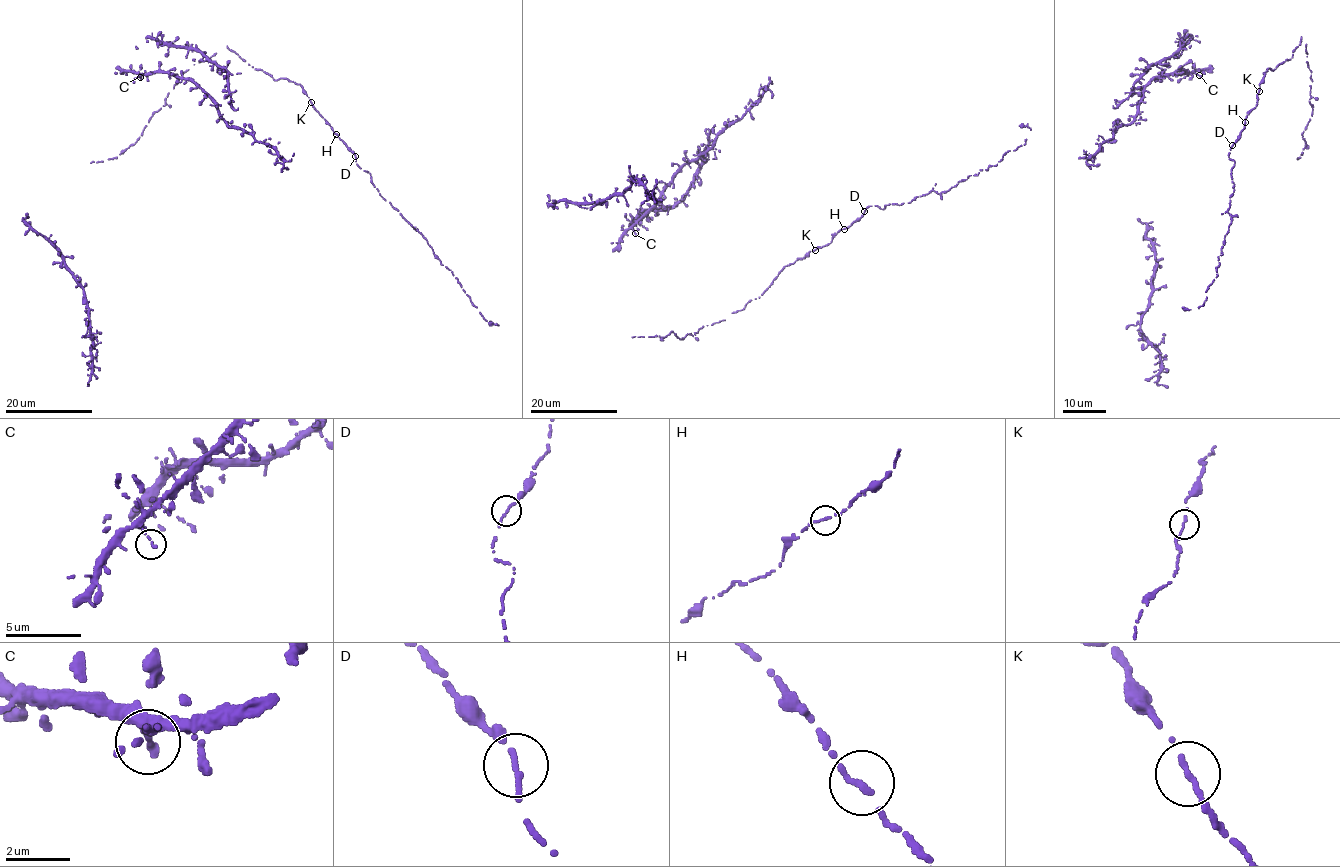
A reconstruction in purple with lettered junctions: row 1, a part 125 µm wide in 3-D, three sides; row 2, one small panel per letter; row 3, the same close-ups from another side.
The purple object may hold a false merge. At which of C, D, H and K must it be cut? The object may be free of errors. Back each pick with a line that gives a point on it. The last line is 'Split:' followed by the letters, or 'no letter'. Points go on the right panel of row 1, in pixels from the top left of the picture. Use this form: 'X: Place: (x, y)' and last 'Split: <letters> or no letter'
Split: no letter

